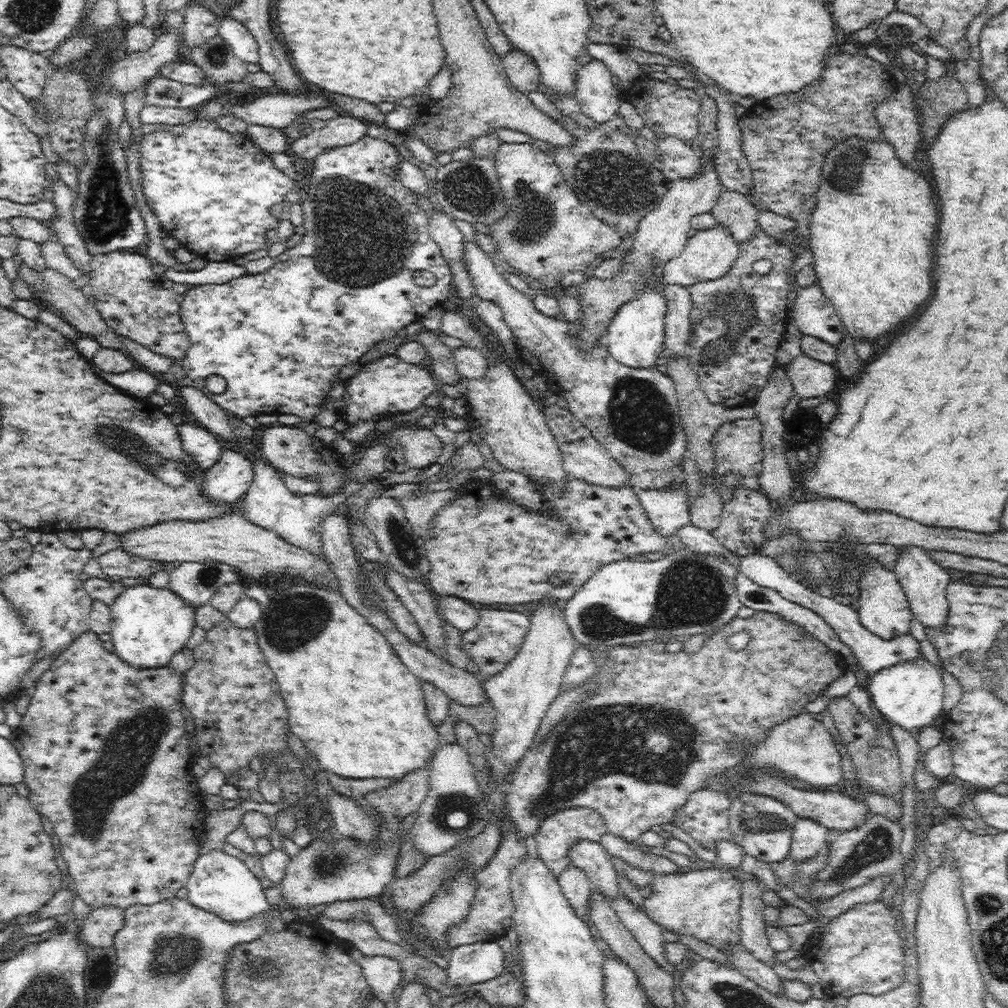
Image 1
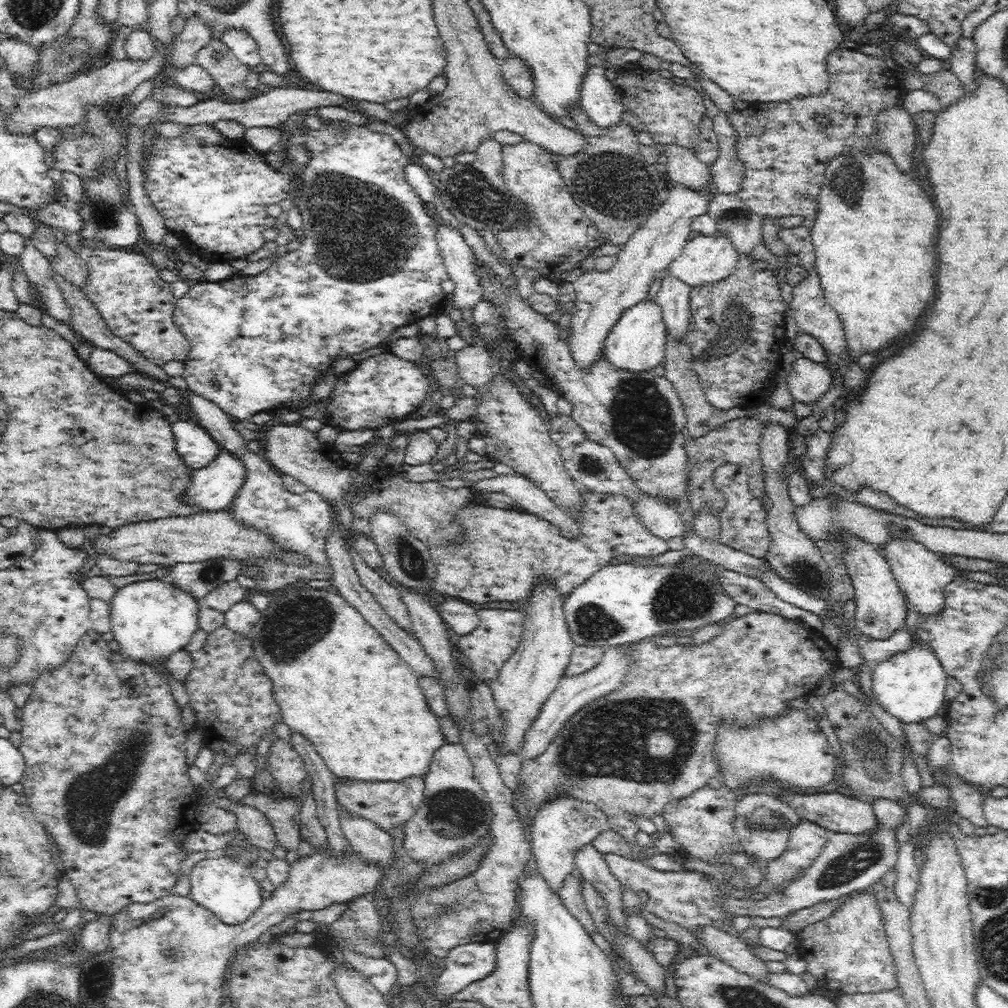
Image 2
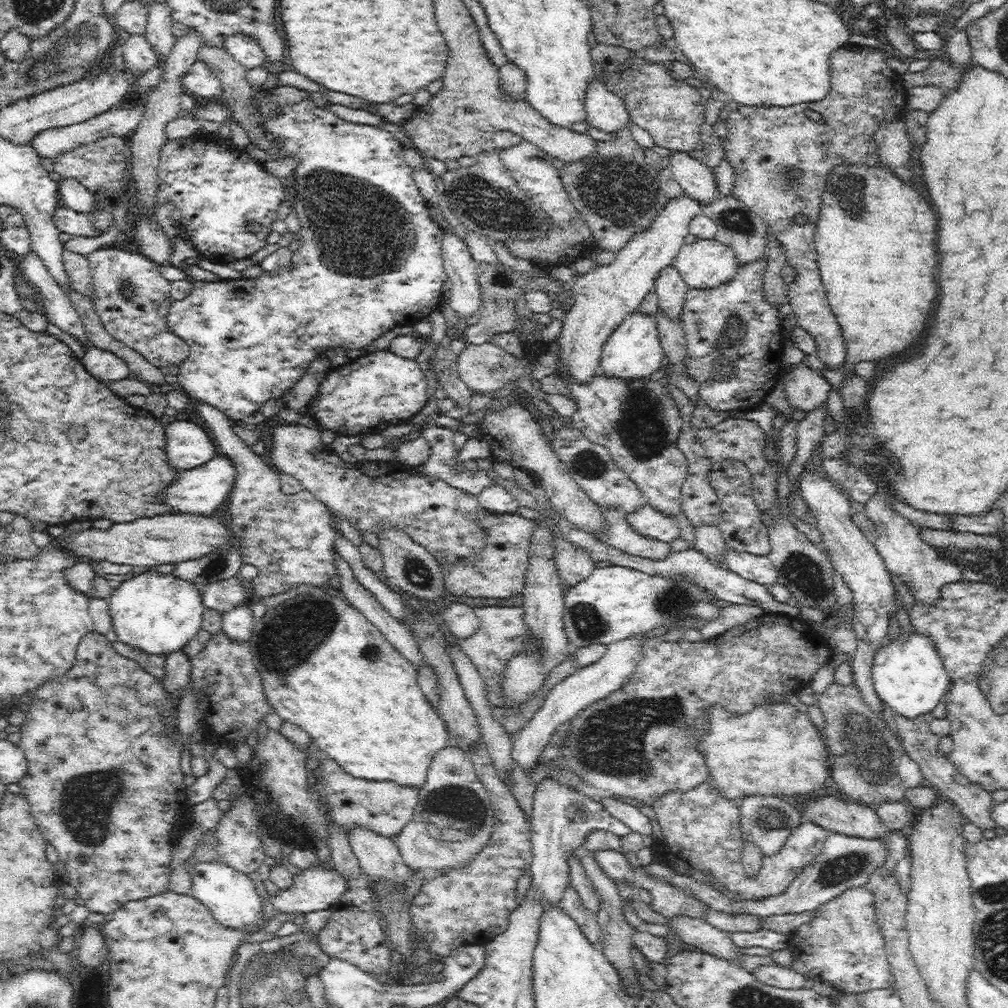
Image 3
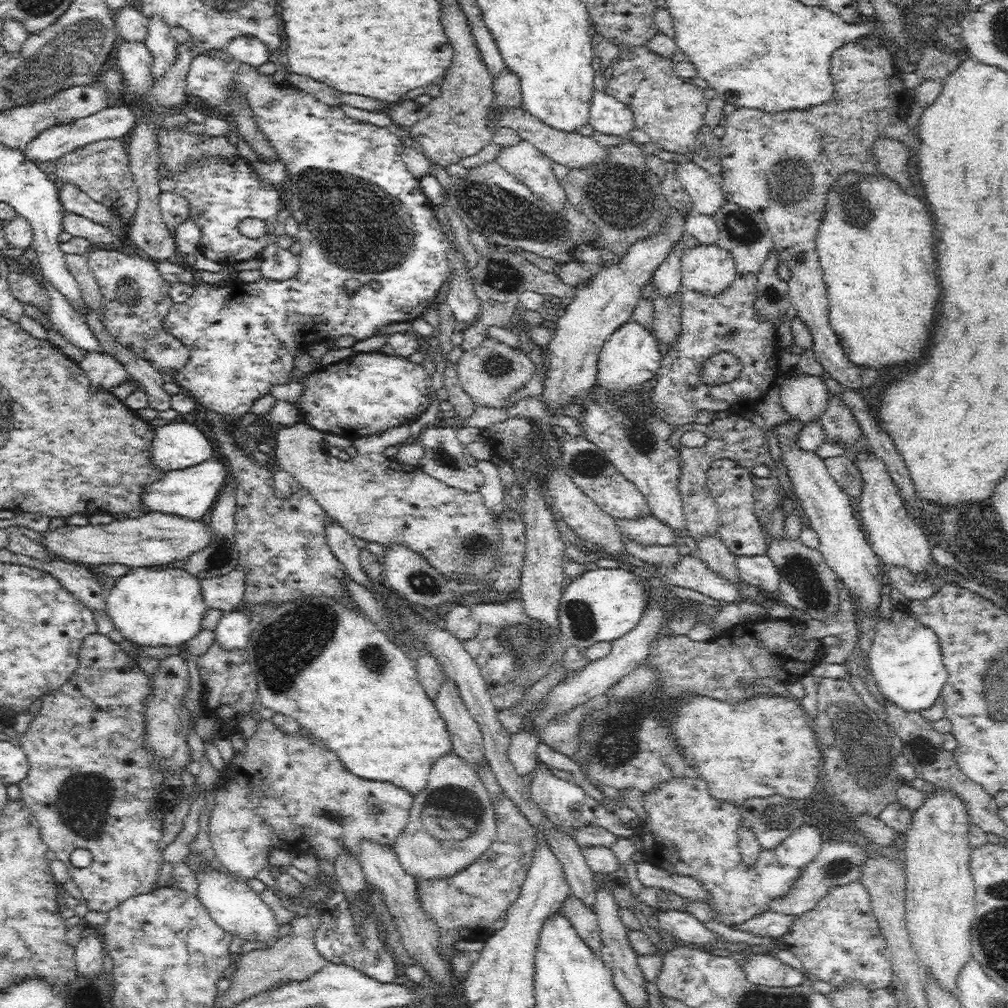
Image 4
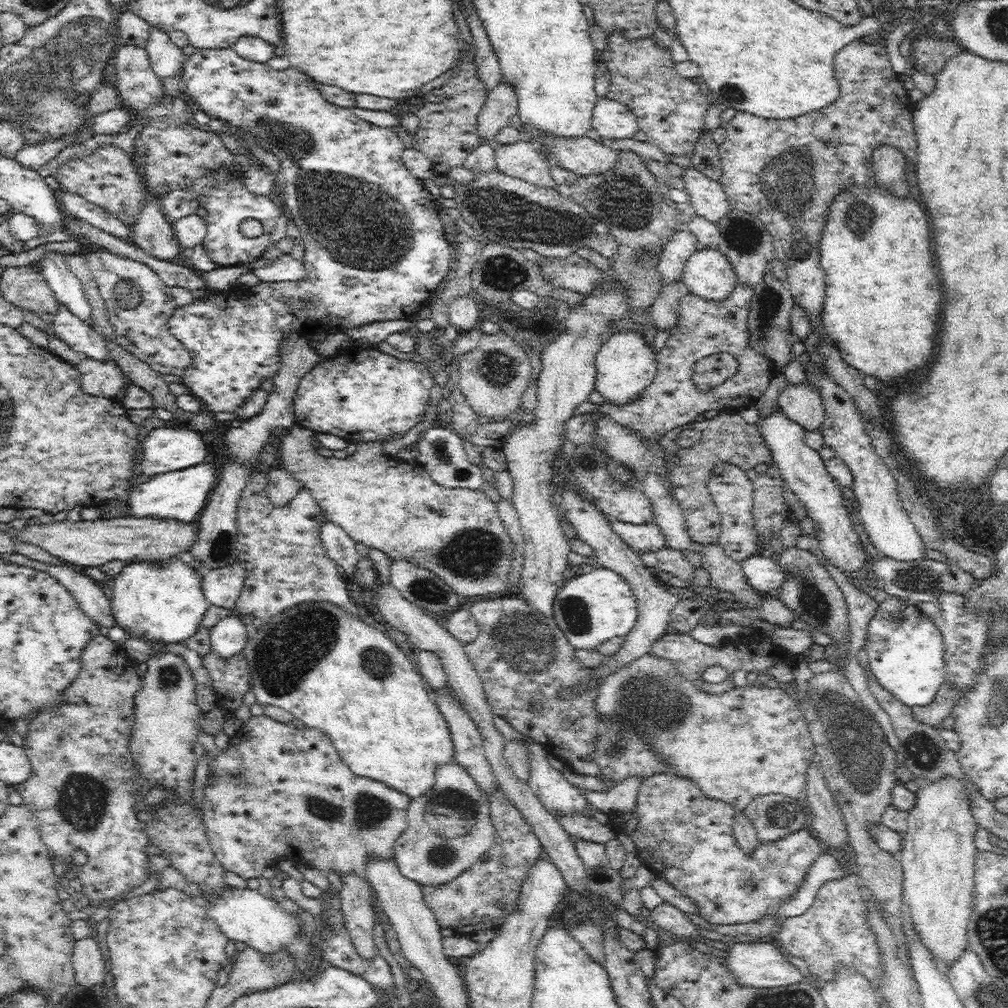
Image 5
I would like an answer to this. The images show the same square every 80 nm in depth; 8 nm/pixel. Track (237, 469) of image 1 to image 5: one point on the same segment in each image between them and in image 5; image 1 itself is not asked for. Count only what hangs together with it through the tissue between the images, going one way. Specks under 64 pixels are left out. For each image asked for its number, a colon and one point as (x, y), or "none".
2: (214, 487)
3: (203, 490)
4: (190, 492)
5: (181, 494)

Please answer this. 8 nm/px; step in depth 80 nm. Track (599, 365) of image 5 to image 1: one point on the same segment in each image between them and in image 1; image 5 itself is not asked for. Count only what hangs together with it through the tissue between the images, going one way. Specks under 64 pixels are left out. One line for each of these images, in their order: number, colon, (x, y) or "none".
1: (635, 336)
2: (636, 342)
3: (633, 350)
4: (630, 357)

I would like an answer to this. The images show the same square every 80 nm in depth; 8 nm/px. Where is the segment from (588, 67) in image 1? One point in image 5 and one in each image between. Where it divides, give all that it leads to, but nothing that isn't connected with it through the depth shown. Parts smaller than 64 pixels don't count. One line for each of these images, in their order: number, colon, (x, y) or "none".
2: (598, 100)
3: (604, 110)
4: (608, 116)
5: (614, 121)

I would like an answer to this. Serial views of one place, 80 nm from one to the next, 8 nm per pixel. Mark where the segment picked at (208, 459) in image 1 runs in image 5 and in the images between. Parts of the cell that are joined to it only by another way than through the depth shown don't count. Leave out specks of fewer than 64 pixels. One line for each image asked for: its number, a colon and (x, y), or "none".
2: (196, 447)
3: (187, 445)
4: (178, 445)
5: (165, 449)

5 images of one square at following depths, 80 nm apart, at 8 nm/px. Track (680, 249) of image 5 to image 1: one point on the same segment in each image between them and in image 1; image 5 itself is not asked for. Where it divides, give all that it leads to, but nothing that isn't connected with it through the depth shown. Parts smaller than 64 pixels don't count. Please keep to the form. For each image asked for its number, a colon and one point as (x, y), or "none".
1: (677, 320)
2: (673, 296)
3: (670, 287)
4: (667, 278)

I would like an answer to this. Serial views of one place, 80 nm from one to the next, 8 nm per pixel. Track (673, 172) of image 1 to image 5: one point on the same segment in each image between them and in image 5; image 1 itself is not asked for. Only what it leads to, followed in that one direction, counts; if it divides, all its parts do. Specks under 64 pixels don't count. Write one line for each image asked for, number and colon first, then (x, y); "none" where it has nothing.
2: (682, 165)
3: (697, 179)
4: (705, 195)
5: (707, 198)

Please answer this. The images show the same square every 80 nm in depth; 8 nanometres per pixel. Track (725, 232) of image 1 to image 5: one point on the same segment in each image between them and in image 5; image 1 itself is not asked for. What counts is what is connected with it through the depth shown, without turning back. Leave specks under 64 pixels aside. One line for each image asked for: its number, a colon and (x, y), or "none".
2: (706, 259)
3: (706, 263)
4: (707, 268)
5: (708, 273)

